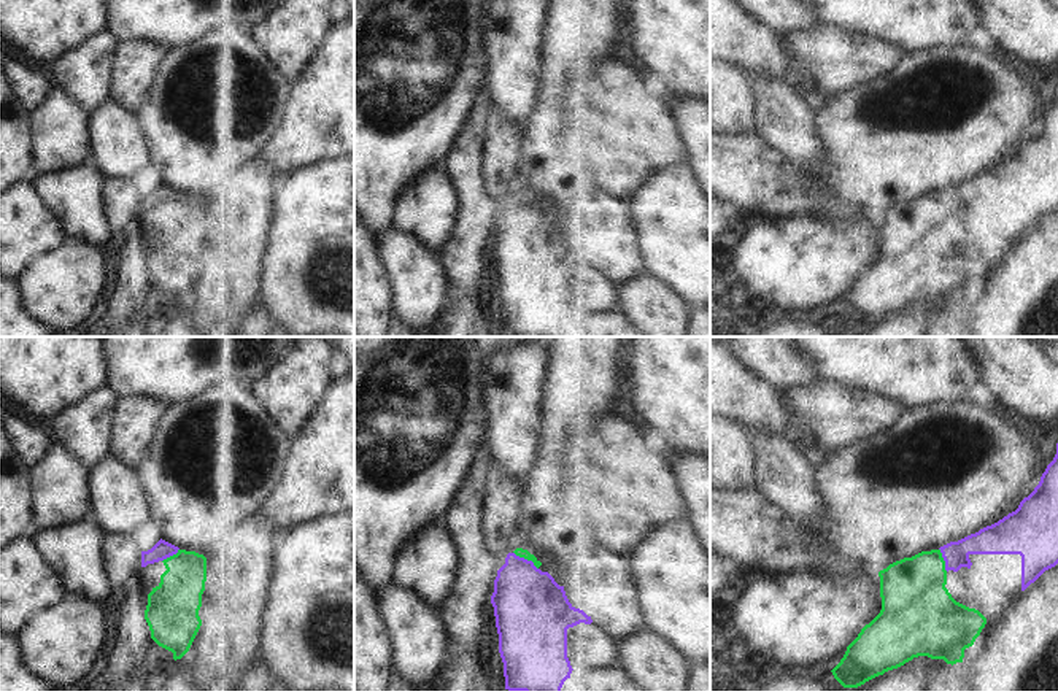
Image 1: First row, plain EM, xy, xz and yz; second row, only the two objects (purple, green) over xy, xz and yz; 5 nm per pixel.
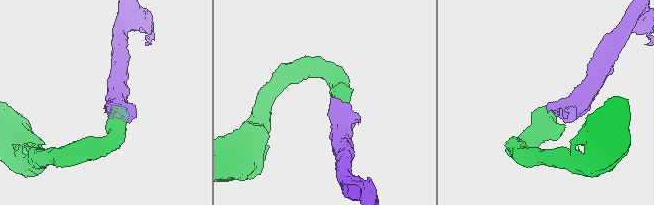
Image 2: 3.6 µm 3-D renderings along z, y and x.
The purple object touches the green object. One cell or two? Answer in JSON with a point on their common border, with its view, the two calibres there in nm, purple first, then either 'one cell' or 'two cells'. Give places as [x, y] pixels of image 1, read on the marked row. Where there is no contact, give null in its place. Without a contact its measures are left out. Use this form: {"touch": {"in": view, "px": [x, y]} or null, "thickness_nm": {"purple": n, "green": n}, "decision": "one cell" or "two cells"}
{"touch": {"in": "xz", "px": [526, 559]}, "thickness_nm": {"purple": 380, "green": 50}, "decision": "one cell"}

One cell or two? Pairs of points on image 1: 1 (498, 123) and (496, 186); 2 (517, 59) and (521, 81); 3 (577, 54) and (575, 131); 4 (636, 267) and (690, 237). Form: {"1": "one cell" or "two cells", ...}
{"1": "one cell", "2": "one cell", "3": "two cells", "4": "two cells"}

